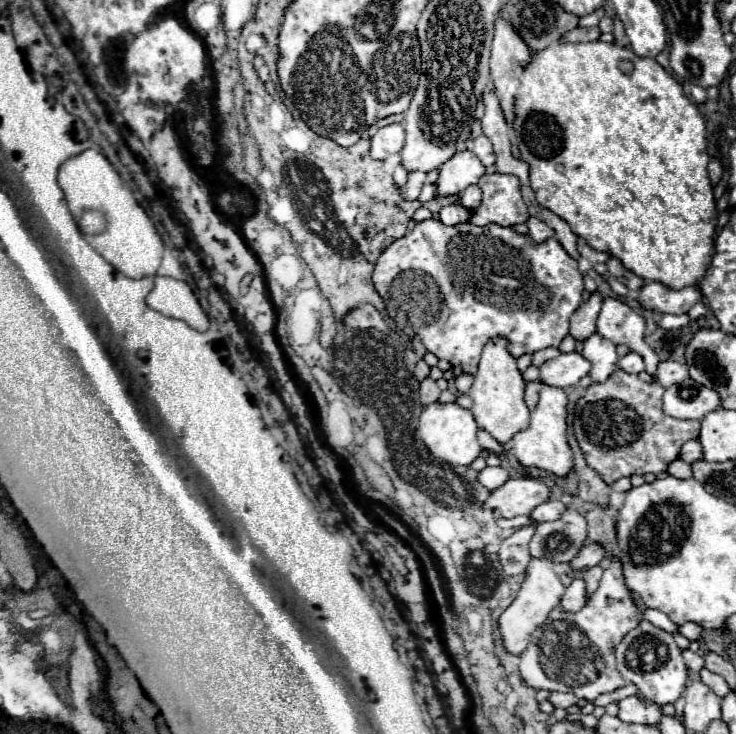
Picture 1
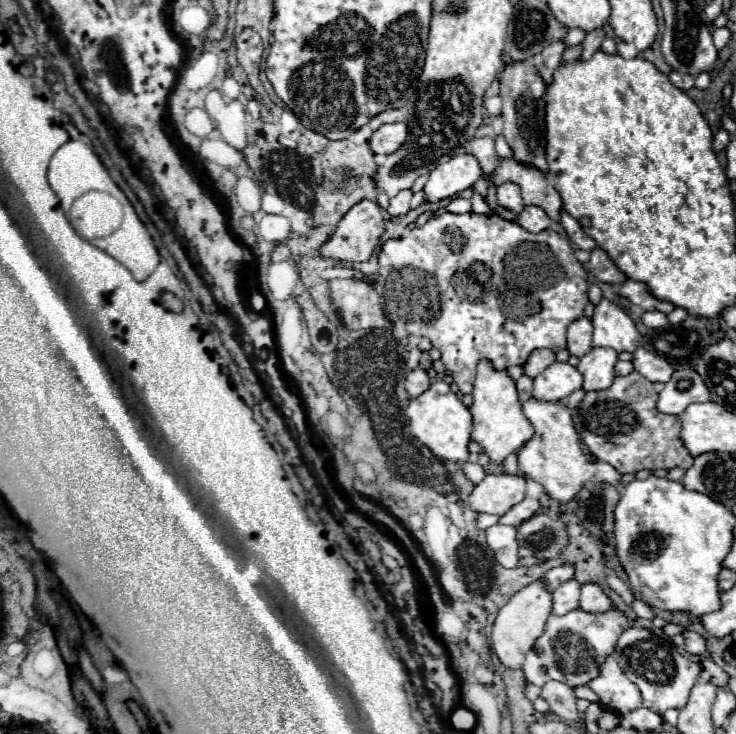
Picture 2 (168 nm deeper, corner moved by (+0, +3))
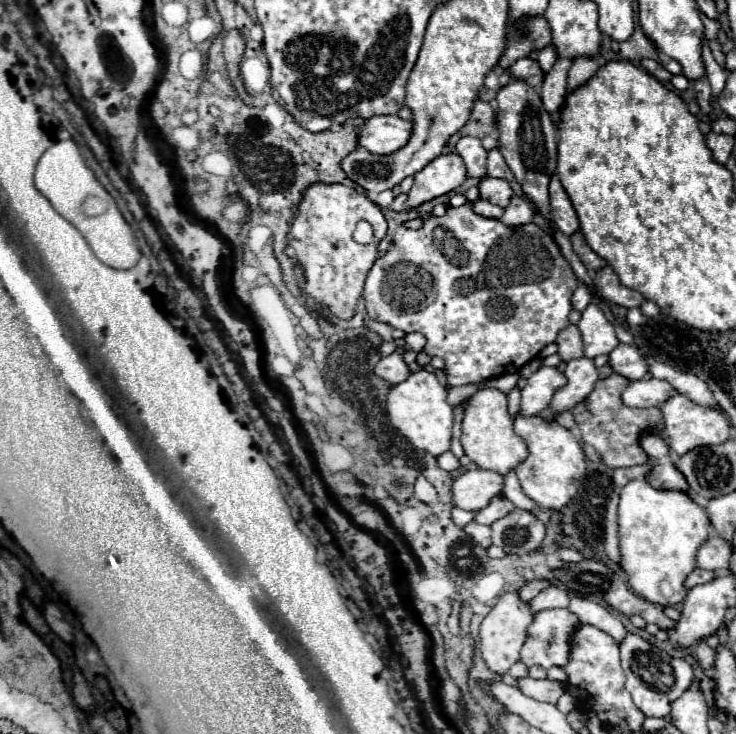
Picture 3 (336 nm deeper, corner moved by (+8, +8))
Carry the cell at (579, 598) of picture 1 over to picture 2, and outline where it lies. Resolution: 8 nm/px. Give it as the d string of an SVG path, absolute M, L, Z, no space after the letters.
M568 580L562 586L558 586L558 590L552 592L554 596L554 606L552 612L554 614L566 614L574 608L578 608L578 598L580 598L580 584L576 580Z

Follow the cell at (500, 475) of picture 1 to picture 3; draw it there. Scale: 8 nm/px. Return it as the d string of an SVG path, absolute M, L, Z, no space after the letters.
M446 451L446 453L442 453L442 455L438 455L436 457L436 463L444 469L444 471L456 471L458 467L460 467L460 463L458 463L458 459L450 453L450 451Z

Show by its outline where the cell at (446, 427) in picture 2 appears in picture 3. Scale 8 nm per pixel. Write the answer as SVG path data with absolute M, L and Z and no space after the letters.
M420 369L416 373L410 373L406 381L392 385L386 397L386 411L390 417L390 423L398 429L402 437L406 437L416 449L426 451L434 457L446 453L450 449L452 439L452 407L446 403L446 389L440 385L434 373Z

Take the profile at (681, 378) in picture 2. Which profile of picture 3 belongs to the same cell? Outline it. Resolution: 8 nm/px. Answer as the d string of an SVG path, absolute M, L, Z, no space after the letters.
M638 379L630 381L622 393L626 407L658 407L670 397L672 385L662 379Z

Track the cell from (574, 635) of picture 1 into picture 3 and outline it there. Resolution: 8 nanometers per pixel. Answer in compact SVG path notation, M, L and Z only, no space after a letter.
M568 609L540 611L528 629L528 637L522 647L520 659L528 667L532 665L540 665L544 669L550 669L554 665L562 667L568 661L570 653L568 637L572 629L578 625L580 619Z

